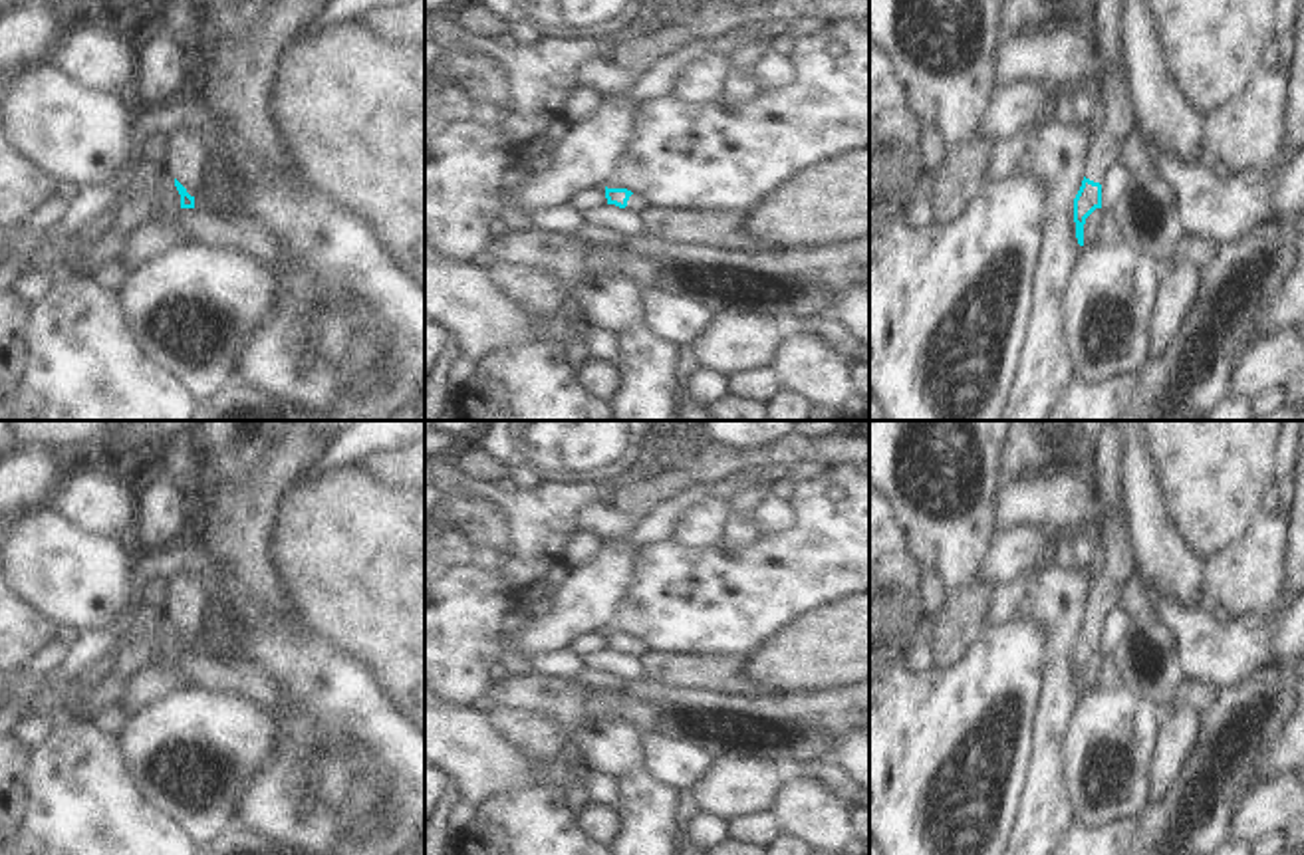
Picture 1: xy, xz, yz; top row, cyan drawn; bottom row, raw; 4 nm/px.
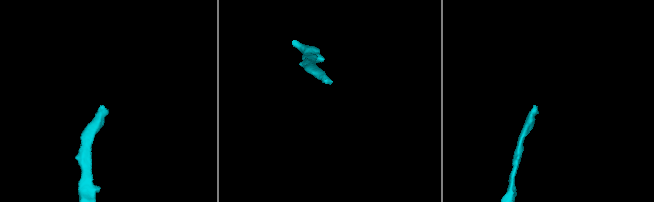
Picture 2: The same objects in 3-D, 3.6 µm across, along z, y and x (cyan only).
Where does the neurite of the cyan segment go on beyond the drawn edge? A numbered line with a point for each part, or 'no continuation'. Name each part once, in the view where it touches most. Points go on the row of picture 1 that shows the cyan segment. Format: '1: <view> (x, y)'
1: xy (185, 157)

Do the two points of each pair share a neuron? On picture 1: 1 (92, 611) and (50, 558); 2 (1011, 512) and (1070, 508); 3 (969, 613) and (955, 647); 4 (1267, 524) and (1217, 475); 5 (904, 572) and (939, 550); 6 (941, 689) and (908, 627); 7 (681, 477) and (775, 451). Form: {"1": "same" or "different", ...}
{"1": "same", "2": "same", "3": "same", "4": "different", "5": "different", "6": "different", "7": "same"}

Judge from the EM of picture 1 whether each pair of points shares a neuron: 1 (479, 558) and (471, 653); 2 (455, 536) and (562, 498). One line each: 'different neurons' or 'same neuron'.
1: same neuron
2: same neuron

